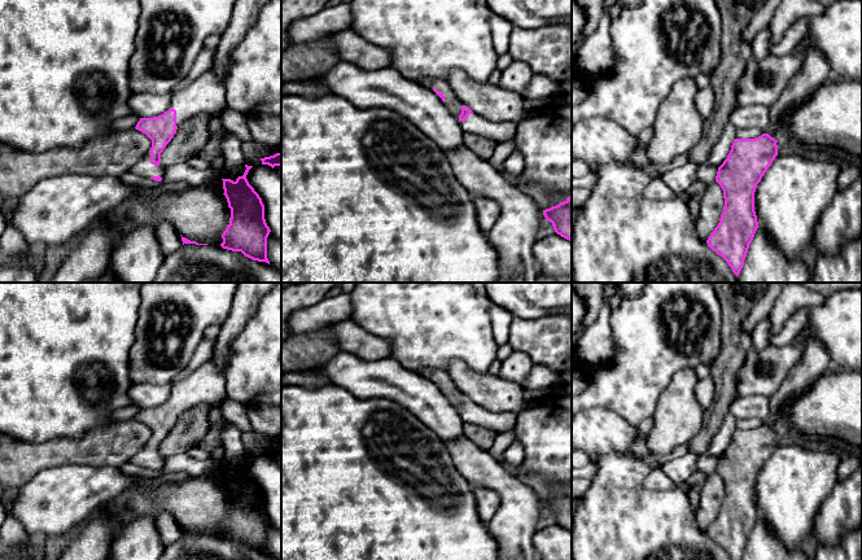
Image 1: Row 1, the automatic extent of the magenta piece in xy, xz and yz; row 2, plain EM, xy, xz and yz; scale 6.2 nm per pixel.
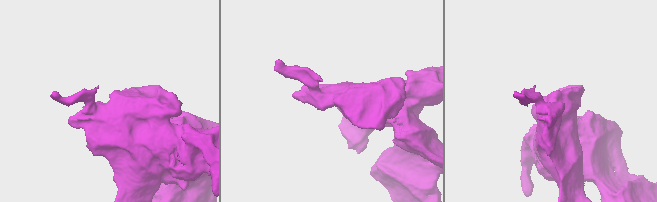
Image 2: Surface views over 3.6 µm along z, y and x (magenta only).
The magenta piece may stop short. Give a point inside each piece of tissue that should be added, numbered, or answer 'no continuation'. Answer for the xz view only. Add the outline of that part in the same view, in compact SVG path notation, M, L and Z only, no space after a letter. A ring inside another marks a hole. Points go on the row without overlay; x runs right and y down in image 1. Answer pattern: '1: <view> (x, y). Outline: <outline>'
1: xz (498, 421). Outline: M472 403L465 411L459 411L465 424L478 425L494 430L496 434L513 429L513 412L490 412Z

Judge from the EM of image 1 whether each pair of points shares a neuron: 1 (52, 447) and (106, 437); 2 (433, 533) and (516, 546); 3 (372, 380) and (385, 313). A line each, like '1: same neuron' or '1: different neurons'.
1: same neuron
2: different neurons
3: different neurons

